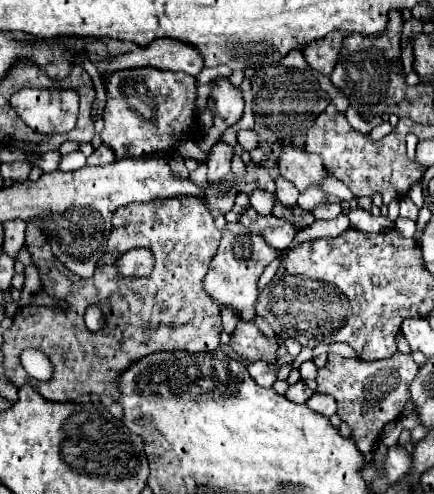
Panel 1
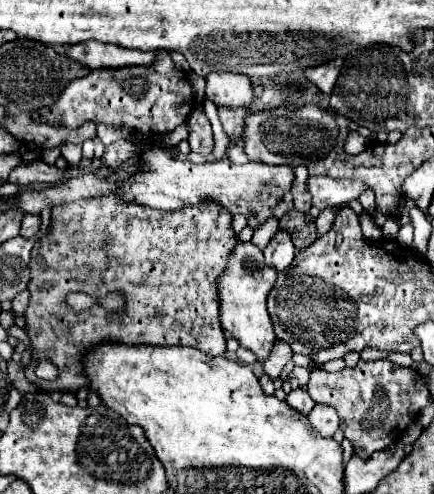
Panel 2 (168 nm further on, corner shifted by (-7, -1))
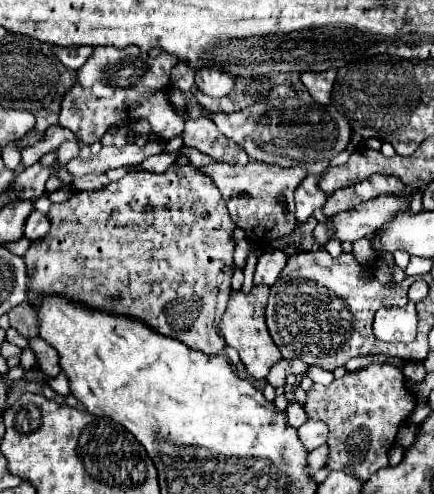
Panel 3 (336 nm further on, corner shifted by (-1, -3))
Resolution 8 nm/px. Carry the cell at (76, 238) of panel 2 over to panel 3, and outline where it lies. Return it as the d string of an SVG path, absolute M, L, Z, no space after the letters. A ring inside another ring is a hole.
M191 164L169 166L163 174L133 172L97 190L77 190L65 202L53 204L49 218L51 232L43 240L31 242L23 256L31 302L37 296L55 294L111 314L135 316L159 334L171 336L203 354L219 354L225 348L219 322L231 296L235 224L209 176L197 172Z

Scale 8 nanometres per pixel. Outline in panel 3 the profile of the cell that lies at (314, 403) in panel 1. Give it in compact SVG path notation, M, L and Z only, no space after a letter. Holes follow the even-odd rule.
M307 420L299 430L299 440L303 442L303 446L313 452L315 448L319 448L321 444L327 442L327 426L323 422L317 422L317 420Z

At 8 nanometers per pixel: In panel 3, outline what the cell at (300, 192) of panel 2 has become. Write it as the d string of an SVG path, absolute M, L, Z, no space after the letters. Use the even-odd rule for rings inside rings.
M321 172L317 176L307 176L297 186L297 192L295 192L295 216L297 216L299 224L307 222L309 216L313 216L317 210L321 210L325 200L327 200L327 194L317 186L317 182L319 182L319 178L323 174L325 172Z

